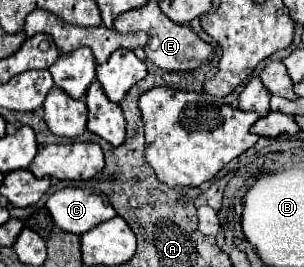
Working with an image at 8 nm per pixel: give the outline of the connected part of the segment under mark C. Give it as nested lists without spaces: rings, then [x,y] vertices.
[[[66,186],[54,192],[48,198],[46,208],[60,230],[78,236],[116,216],[114,206],[104,196],[90,188],[76,186]]]

